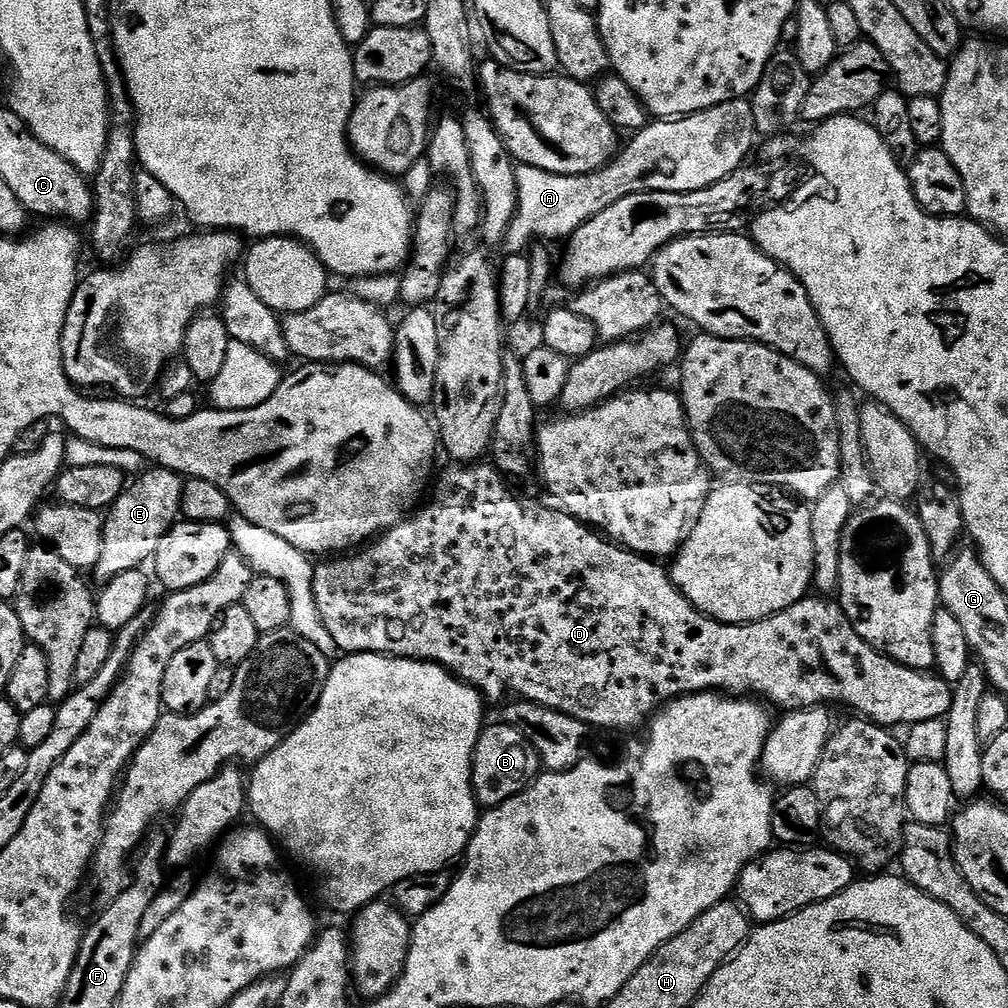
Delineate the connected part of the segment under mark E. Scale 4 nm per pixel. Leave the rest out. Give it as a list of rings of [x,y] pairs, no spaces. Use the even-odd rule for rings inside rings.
[[[152,466],[133,480],[136,481],[125,487],[103,517],[102,554],[94,569],[94,575],[100,582],[112,580],[123,572],[135,572],[147,565],[158,546],[158,538],[168,533],[180,510],[184,480],[177,472]]]

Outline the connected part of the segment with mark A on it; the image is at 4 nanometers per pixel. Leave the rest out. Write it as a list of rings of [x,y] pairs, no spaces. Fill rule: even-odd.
[[[745,98],[720,103],[693,115],[651,121],[647,127],[640,129],[629,139],[631,141],[628,146],[625,149],[623,147],[614,159],[598,171],[587,172],[585,175],[556,175],[538,167],[531,167],[529,164],[517,165],[515,180],[518,207],[503,236],[501,253],[504,256],[523,255],[534,239],[565,241],[595,214],[600,214],[602,210],[606,210],[631,193],[690,193],[705,189],[706,186],[713,185],[714,182],[736,172],[747,161],[745,158],[751,152],[756,139],[752,103]]]

